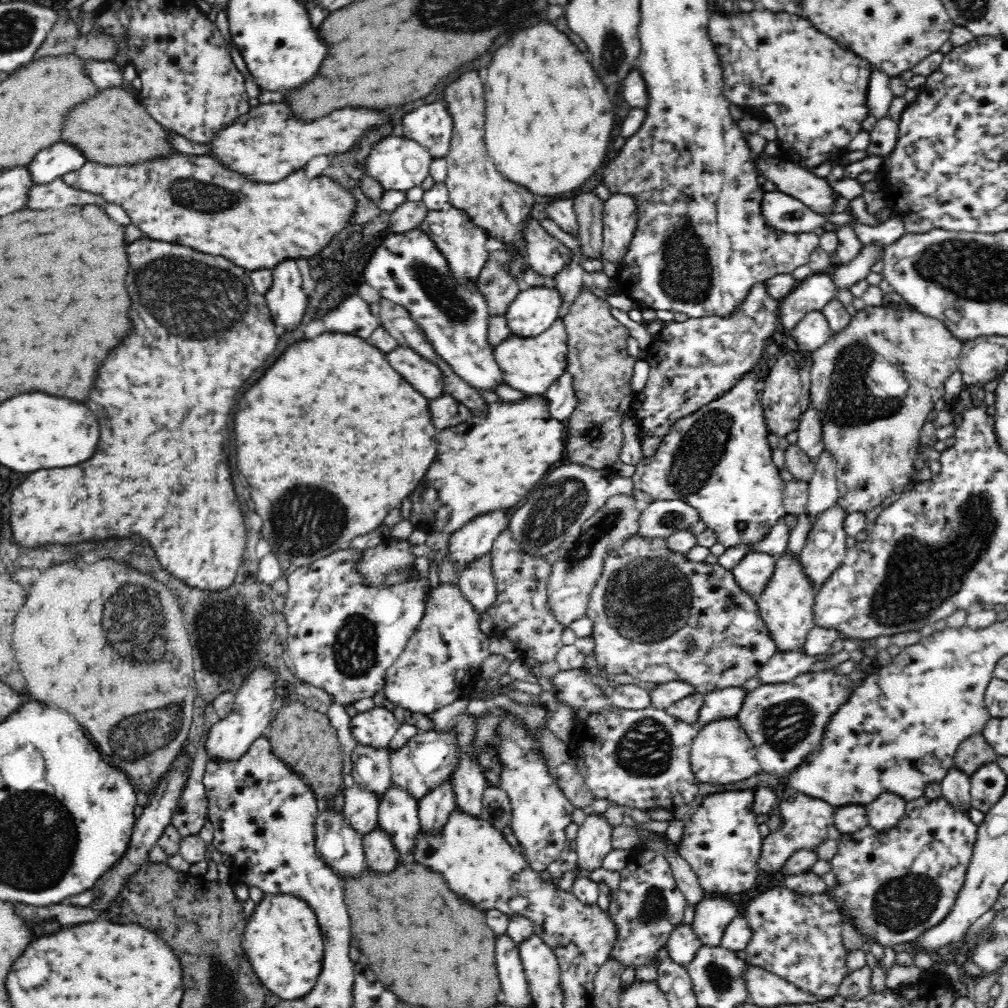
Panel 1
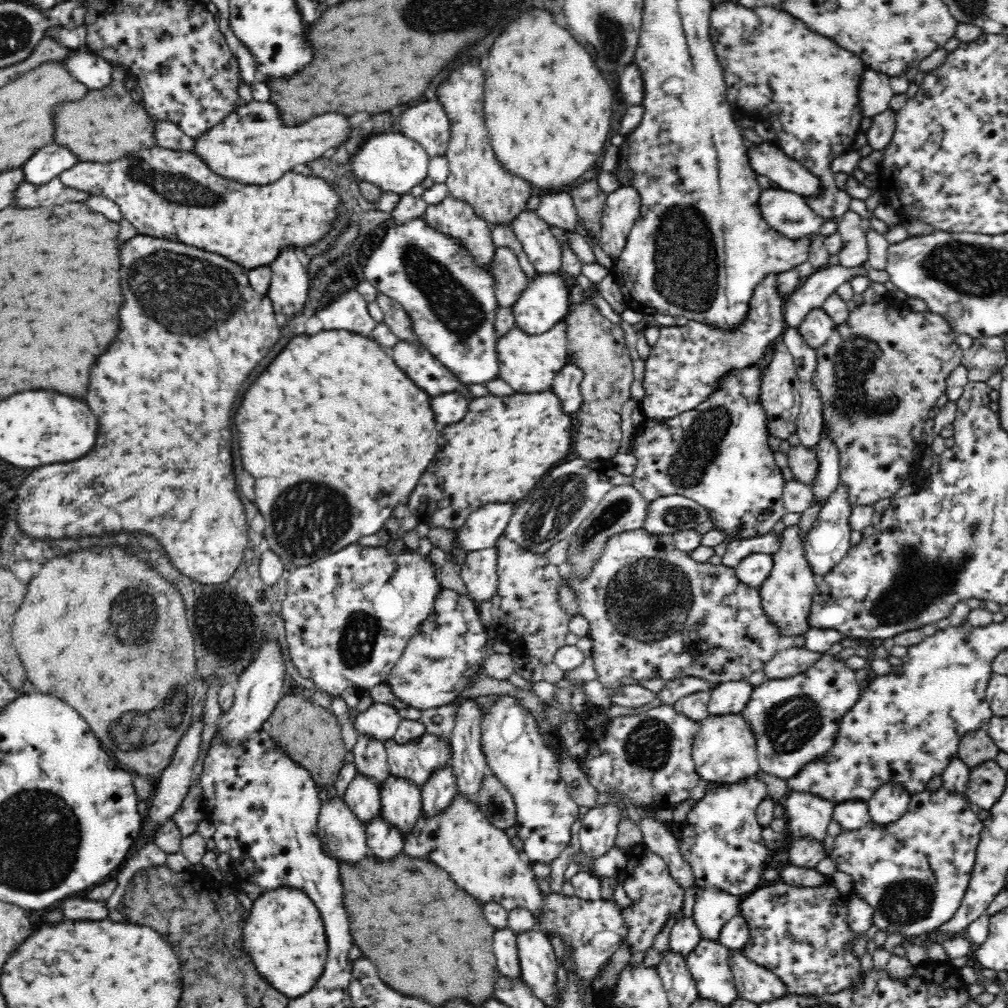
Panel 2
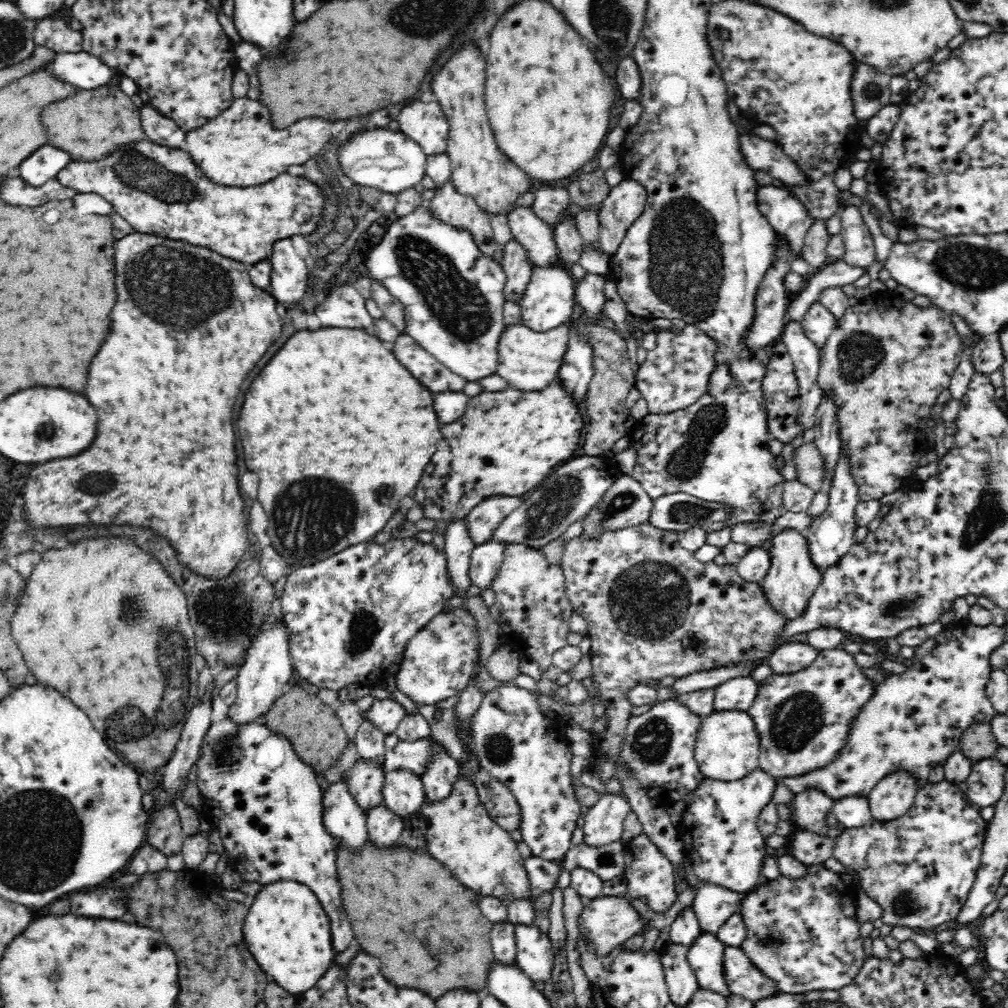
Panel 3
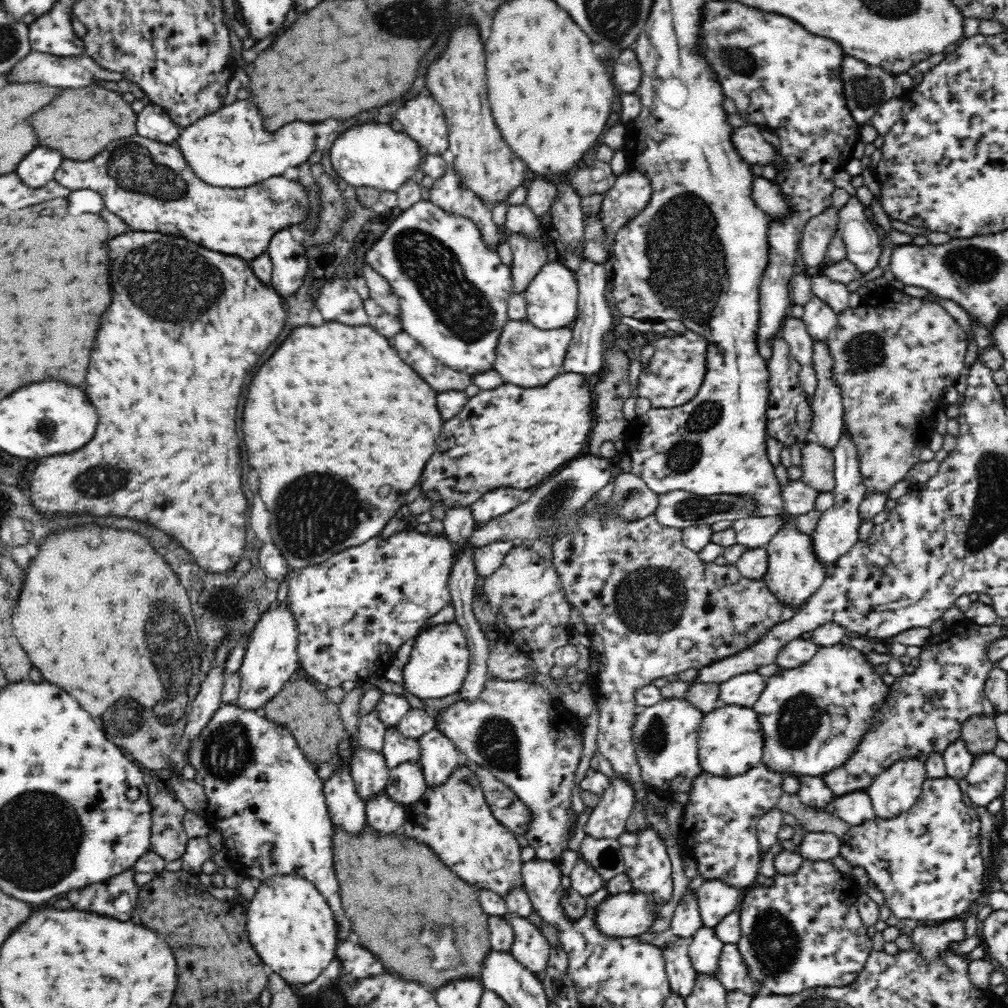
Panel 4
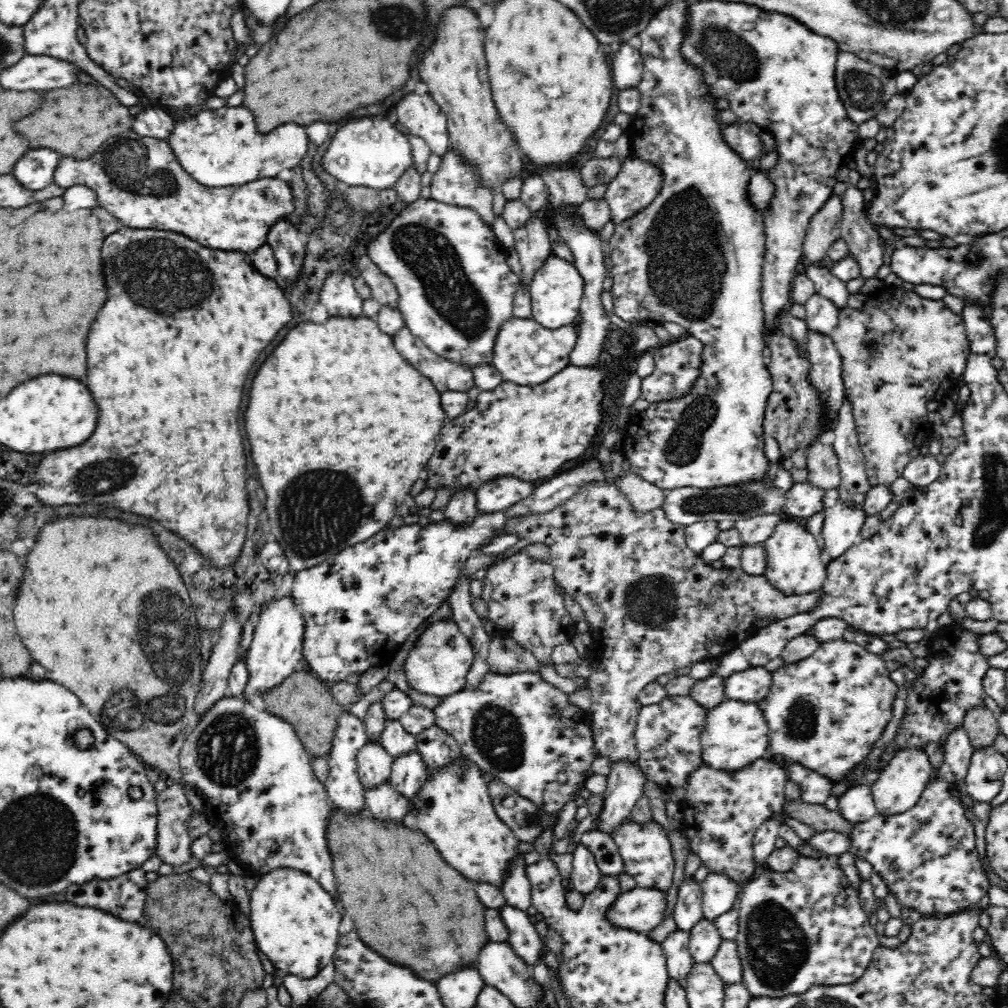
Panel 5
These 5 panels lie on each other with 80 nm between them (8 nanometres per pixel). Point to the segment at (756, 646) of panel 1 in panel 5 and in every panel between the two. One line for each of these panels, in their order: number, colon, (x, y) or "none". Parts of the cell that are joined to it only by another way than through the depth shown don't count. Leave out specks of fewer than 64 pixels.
2: (653, 612)
3: (653, 610)
4: (652, 608)
5: (653, 606)

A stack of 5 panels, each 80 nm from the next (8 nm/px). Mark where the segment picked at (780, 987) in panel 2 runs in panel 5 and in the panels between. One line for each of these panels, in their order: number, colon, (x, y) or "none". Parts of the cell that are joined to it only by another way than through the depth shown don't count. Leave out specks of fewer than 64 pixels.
3: (744, 979)
4: (732, 972)
5: (727, 963)

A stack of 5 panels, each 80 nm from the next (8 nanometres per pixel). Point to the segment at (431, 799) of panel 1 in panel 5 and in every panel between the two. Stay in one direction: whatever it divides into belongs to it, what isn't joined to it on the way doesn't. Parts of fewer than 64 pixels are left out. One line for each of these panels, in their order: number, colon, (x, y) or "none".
2: (440, 789)
3: (442, 770)
4: (439, 756)
5: (437, 749)

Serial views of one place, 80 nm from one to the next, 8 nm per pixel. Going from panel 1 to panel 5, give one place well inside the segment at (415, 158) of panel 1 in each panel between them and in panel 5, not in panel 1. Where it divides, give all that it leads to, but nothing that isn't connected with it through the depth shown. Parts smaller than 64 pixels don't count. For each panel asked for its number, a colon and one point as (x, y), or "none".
2: (395, 163)
3: (388, 160)
4: (374, 155)
5: (371, 152)

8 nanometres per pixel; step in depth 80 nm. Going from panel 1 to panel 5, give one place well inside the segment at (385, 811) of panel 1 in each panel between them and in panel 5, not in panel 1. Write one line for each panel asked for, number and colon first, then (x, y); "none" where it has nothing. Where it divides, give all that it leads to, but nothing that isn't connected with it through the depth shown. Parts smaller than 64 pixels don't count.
2: (401, 804)
3: (403, 792)
4: (406, 785)
5: (408, 774)

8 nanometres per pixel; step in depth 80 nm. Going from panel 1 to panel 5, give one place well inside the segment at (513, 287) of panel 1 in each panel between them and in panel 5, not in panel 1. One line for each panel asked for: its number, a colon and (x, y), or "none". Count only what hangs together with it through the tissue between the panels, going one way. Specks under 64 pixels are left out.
2: (510, 281)
3: (515, 263)
4: (528, 257)
5: (532, 244)

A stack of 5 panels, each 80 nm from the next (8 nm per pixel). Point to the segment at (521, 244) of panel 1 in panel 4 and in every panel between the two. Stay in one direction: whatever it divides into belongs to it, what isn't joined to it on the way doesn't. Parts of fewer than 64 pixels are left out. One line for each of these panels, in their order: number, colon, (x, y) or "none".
2: (475, 177)
3: (479, 169)
4: (482, 160)

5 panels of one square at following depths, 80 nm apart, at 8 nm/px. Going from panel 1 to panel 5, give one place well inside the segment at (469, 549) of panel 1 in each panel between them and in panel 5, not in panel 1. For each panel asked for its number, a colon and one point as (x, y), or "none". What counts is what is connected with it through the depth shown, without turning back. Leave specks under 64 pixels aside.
2: (483, 527)
3: (481, 522)
4: (497, 502)
5: (499, 494)

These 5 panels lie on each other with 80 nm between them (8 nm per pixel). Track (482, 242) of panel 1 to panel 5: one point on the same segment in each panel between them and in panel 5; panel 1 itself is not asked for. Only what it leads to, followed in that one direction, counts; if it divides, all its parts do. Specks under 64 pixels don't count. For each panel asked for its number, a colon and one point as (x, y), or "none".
2: (455, 219)
3: (461, 212)
4: (448, 194)
5: (456, 184)

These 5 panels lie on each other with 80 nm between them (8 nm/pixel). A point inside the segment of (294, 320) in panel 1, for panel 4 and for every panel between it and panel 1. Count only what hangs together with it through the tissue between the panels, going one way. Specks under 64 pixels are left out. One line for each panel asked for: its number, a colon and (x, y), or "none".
2: (288, 291)
3: (289, 279)
4: (289, 259)

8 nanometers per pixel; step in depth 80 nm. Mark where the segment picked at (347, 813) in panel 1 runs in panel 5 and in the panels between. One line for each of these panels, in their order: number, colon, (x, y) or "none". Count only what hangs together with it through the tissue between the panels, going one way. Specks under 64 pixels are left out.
2: (362, 797)
3: (366, 781)
4: (369, 771)
5: (373, 765)

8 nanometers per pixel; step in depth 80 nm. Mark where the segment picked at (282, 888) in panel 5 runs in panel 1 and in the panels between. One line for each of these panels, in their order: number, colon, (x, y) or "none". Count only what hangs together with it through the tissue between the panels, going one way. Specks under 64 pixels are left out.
1: (283, 942)
2: (284, 935)
3: (287, 931)
4: (290, 926)

